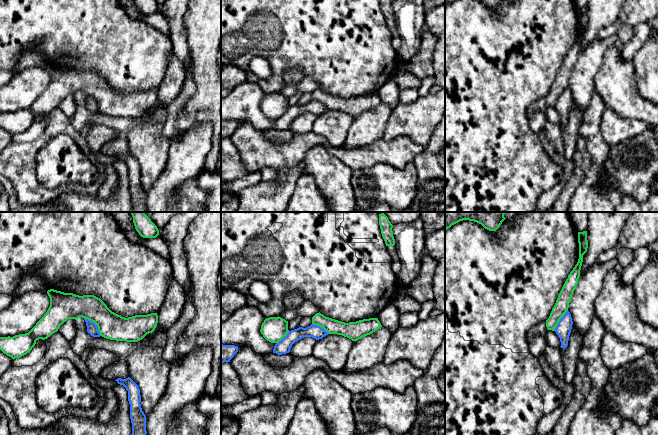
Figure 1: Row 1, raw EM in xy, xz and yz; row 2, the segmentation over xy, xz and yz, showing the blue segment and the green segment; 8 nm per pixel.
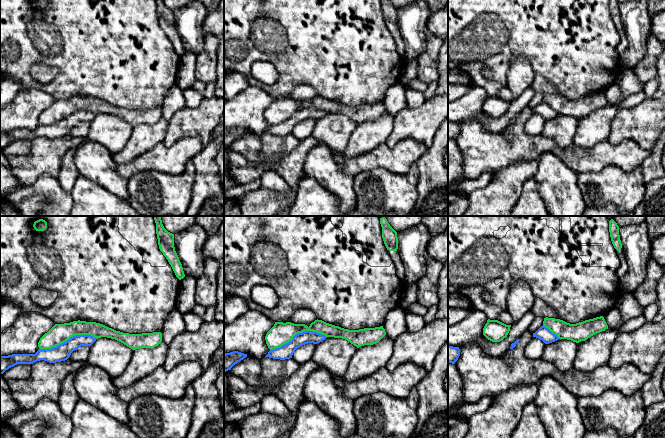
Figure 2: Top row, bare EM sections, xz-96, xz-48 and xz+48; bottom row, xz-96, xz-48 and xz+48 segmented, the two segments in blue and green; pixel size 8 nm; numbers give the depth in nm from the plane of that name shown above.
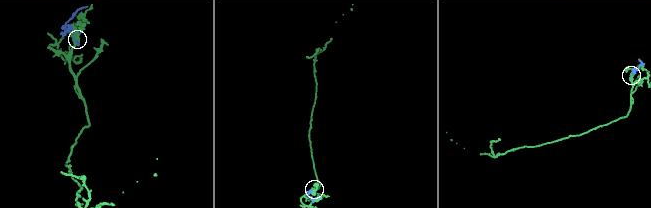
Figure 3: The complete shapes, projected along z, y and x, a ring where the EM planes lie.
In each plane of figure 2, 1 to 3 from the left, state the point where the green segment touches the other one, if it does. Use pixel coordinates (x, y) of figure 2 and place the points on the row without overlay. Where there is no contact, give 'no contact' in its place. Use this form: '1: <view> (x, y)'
1: xz-96 (67, 116)
2: xz-48 (298, 109)
3: xz+48 (550, 107)

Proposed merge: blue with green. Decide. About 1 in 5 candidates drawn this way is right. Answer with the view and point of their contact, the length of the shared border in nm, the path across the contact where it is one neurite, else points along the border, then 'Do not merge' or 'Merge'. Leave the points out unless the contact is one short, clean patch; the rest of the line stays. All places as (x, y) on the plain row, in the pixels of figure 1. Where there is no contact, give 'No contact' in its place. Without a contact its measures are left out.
Touches blue at xy (95, 100). Shared border 200 nm. Do not merge

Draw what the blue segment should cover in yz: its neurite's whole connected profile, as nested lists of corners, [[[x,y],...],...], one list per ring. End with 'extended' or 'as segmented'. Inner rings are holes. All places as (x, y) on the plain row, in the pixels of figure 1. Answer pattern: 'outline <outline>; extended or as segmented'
outline [[[569,87],[558,98],[555,108],[560,114],[561,124],[565,125],[568,122],[568,116],[571,109],[573,97]]]; as segmented

